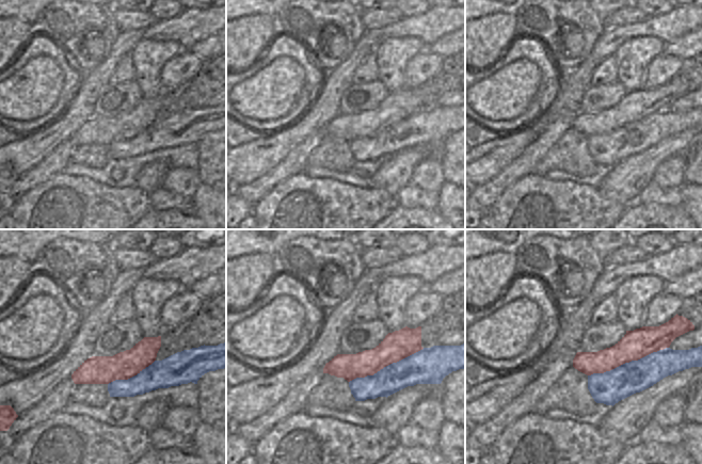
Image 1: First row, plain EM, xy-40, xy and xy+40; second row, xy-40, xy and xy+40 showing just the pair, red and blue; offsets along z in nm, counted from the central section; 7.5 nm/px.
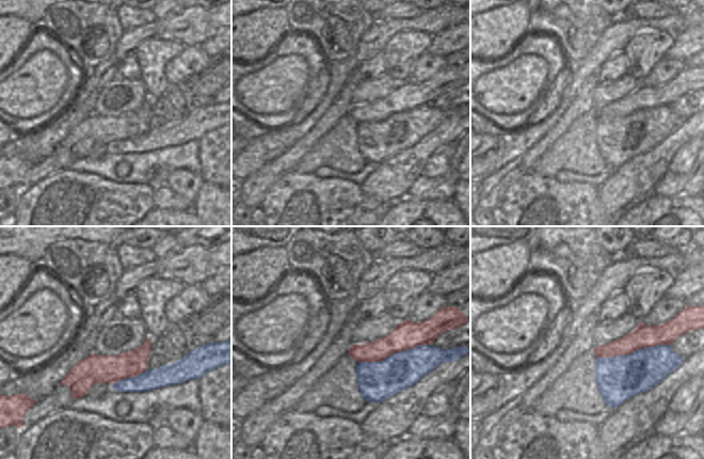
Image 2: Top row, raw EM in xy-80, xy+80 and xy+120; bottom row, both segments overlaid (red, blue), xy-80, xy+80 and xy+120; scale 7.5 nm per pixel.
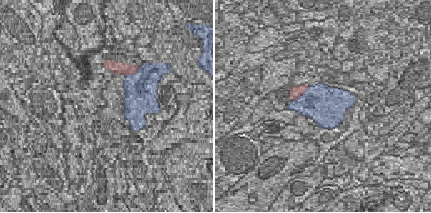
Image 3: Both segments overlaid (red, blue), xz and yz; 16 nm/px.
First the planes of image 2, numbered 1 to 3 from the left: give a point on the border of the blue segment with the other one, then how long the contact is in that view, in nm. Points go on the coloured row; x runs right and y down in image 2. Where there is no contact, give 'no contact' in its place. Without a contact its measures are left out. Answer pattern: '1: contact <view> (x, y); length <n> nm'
1: contact xy-80 (129, 376); length 280 nm
2: contact xy+80 (395, 352); length 600 nm
3: contact xy+120 (633, 351); length 550 nm

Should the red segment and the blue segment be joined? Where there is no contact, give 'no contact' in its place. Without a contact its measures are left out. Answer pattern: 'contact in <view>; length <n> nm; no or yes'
contact in xy+40; length 650 nm; yes

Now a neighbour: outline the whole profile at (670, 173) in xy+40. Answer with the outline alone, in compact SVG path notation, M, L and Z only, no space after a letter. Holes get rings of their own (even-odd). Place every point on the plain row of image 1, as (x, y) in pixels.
M684 154L672 156L658 165L652 181L661 188L682 188L686 183L684 180L685 167Z

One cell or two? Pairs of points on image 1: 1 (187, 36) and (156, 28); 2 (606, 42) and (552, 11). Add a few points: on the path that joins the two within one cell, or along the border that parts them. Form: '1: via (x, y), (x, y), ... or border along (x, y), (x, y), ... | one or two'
1: via (179, 30), (163, 30) | one
2: border along (605, 28), (589, 54) | two

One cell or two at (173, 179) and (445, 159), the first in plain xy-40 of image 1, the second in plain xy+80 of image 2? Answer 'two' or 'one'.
one

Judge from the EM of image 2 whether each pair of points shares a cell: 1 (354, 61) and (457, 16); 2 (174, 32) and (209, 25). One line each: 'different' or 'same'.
1: same
2: same

